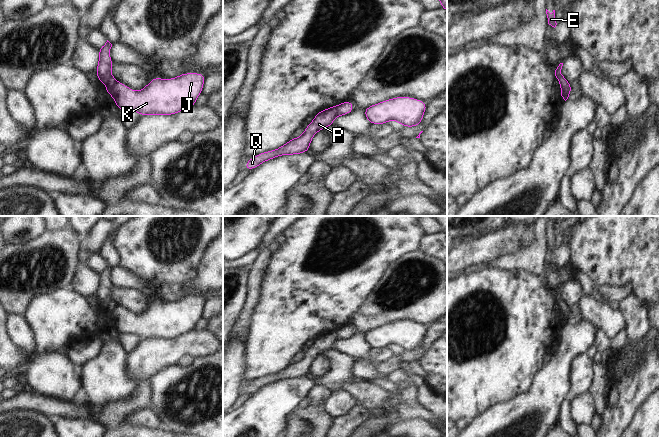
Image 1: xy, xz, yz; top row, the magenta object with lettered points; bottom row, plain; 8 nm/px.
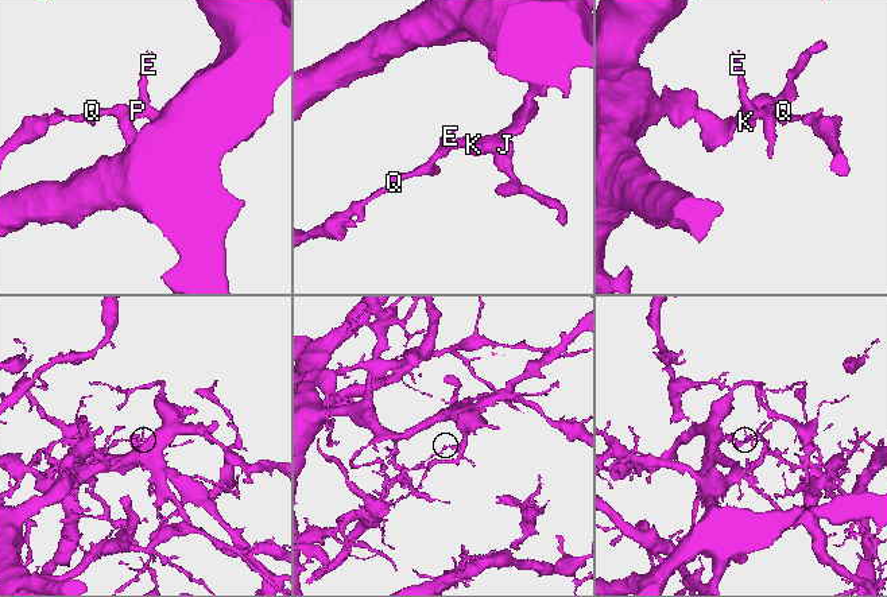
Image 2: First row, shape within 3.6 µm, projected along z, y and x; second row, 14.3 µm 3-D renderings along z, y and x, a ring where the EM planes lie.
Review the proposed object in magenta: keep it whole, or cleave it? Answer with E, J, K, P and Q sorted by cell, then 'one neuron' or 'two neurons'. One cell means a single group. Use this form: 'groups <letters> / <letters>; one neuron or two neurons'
groups E P Q / J K; two neurons

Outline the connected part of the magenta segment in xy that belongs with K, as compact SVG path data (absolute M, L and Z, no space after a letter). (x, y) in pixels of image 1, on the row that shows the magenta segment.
M184 73L173 79L154 77L140 91L133 91L121 82L117 82L111 92L119 110L133 110L139 115L174 115L185 109L194 107L198 96L202 93L206 75L200 73Z

